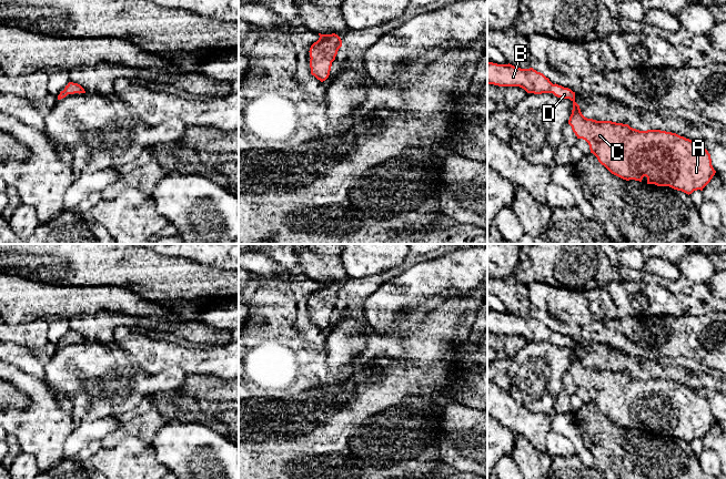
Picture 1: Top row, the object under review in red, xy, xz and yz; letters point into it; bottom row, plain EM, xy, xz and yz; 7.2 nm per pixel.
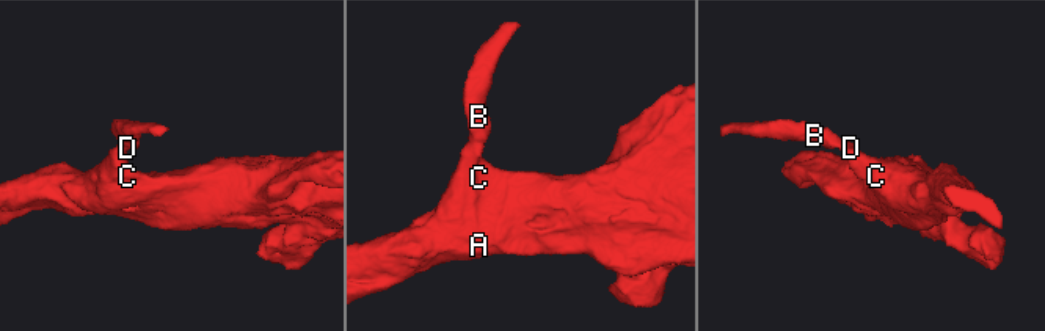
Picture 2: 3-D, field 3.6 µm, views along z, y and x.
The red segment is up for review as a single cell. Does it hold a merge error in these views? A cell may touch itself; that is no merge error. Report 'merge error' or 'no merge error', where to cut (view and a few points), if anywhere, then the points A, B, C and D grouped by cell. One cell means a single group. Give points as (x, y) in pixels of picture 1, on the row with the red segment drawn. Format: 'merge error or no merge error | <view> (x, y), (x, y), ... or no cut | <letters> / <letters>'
no merge error | no cut | A B C D

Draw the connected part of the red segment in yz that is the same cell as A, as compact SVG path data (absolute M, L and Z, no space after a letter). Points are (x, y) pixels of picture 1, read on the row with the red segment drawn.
M487 61L487 84L520 86L527 93L553 93L557 98L569 99L573 102L573 110L568 124L573 132L577 139L583 139L588 143L591 153L597 157L602 165L623 180L642 182L643 177L646 176L647 184L669 186L689 195L694 191L703 191L716 173L708 151L689 139L672 132L639 131L628 124L585 118L579 105L575 102L575 92L556 83L553 84L548 78L533 68L521 69L510 63L497 64Z

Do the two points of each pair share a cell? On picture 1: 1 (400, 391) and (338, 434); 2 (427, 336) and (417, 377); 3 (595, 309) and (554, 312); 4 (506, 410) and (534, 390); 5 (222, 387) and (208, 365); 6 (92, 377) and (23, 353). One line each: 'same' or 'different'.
1: same
2: same
3: same
4: different
5: different
6: different

